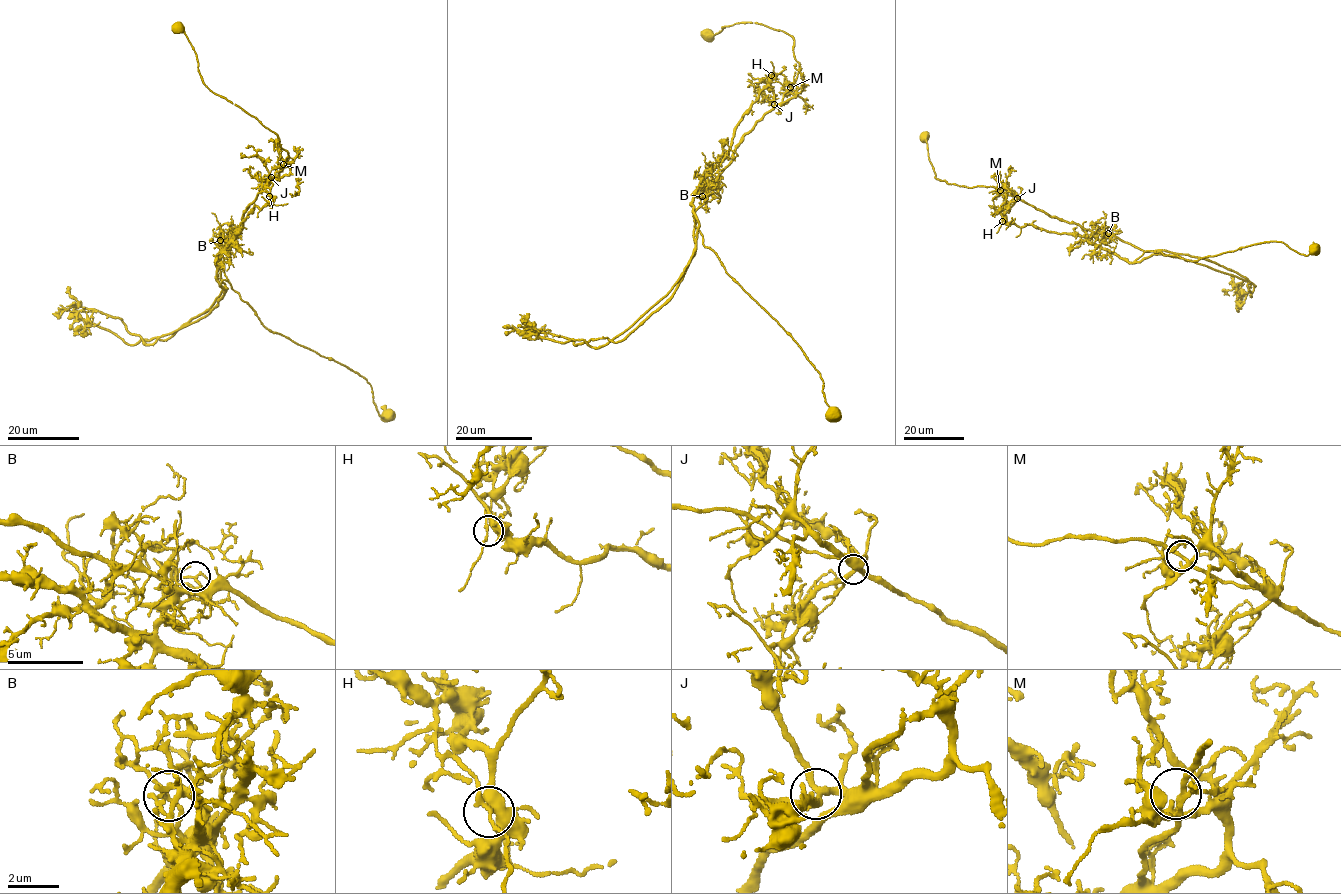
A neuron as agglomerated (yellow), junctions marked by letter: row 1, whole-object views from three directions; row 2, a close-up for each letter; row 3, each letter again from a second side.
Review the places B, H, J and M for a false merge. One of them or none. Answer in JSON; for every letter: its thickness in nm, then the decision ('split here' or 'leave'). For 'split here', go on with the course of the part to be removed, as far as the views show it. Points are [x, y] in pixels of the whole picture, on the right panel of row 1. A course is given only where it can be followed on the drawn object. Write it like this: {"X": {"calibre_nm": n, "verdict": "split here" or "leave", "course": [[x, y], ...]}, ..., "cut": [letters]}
{"B": {"calibre_nm": 130, "verdict": "split here", "course": [[1108, 234], [1111, 236], [1104, 237], [1074, 222], [1050, 216], [996, 188], [967, 187], [935, 178], [923, 137]]}, "H": {"calibre_nm": 240, "verdict": "leave"}, "J": {"calibre_nm": 240, "verdict": "leave"}, "M": {"calibre_nm": 240, "verdict": "leave"}, "cut": ["B"]}

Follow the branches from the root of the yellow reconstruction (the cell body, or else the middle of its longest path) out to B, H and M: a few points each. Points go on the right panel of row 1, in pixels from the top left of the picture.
B: (1313, 251), (1302, 254), (1271, 241), (1194, 261), (1148, 251), (1128, 262), (1102, 247), (1101, 238), (1108, 234)
H: (1313, 251), (1302, 254), (1271, 241), (1194, 261), (1148, 251), (1128, 262), (1080, 236), (1002, 221)
M: (1313, 251), (1302, 254), (1271, 241), (1194, 261), (1148, 251), (1128, 262), (1105, 250), (1090, 230), (1000, 190)

